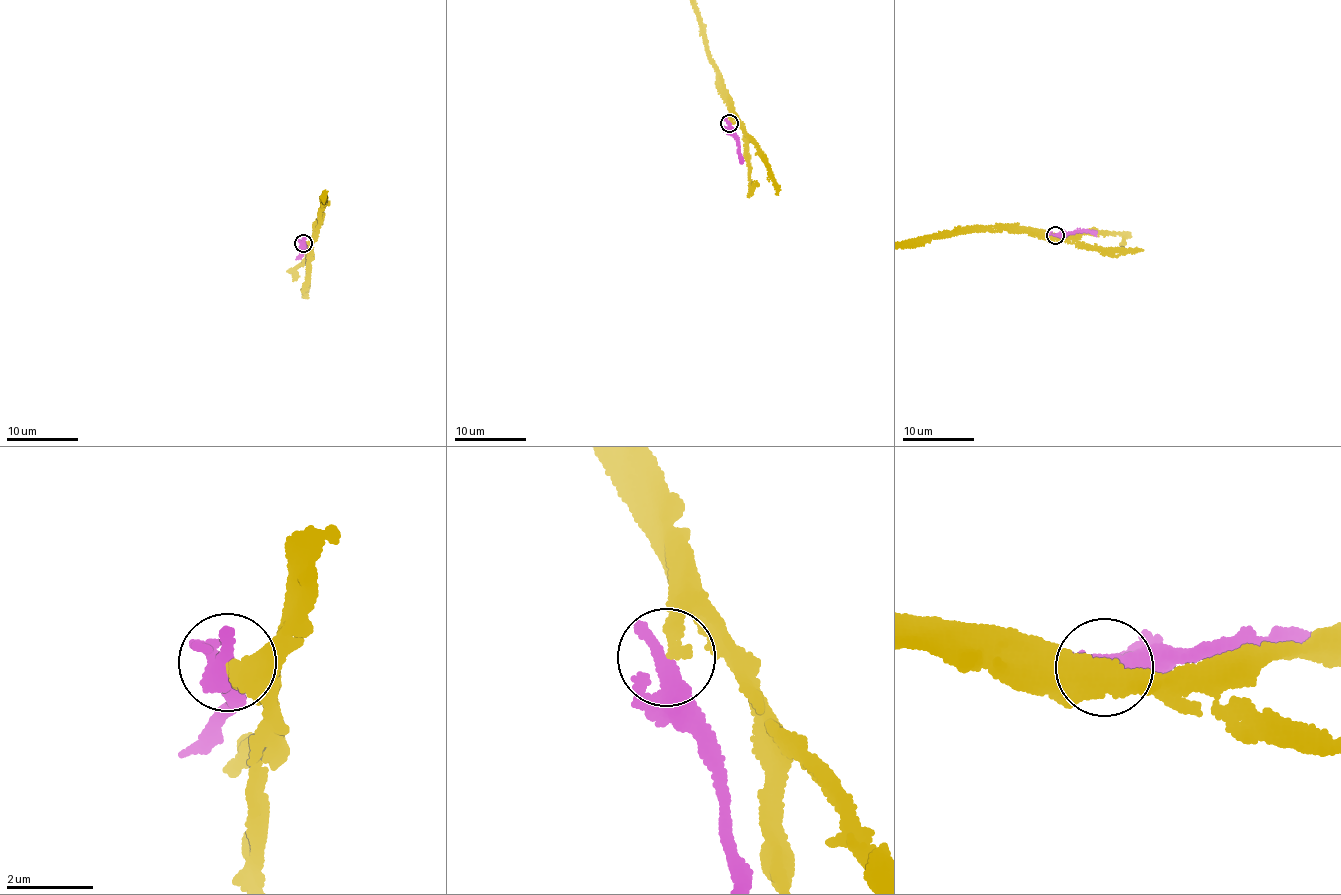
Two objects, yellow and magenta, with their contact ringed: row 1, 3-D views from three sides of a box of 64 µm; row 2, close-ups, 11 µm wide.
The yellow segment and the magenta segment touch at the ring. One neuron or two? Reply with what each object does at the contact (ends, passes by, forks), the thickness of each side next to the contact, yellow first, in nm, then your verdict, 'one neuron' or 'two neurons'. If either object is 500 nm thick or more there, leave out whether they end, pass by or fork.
yellow ends; magenta ends; calibres 280 and 480 nm; one neuron

